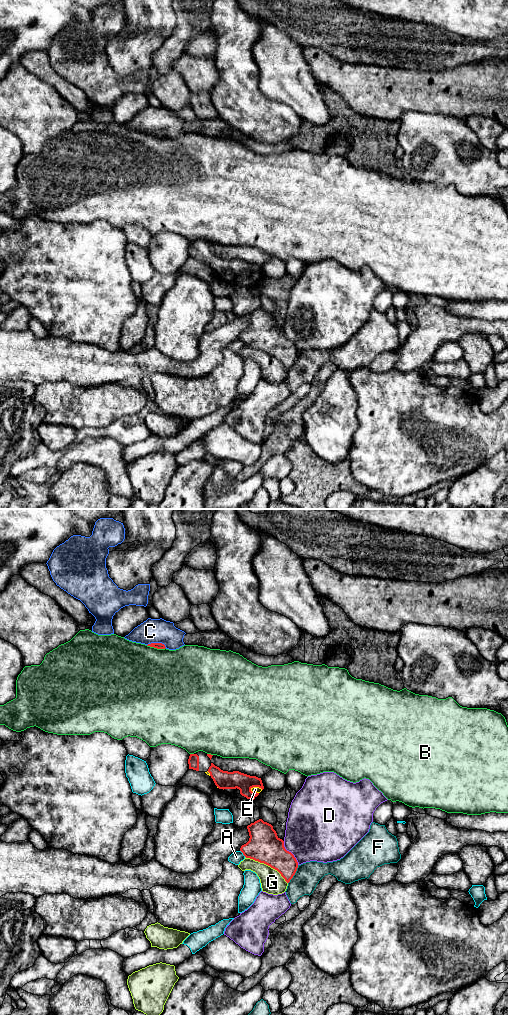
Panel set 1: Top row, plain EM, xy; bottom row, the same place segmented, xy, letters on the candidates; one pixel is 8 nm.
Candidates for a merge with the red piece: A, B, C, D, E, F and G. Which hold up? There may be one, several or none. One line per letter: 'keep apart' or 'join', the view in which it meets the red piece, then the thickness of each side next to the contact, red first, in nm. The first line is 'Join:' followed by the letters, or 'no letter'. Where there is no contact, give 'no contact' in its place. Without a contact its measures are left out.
Join: E
A: keep apart; contact in xy; calibres 260 and 90 nm
B: keep apart; contact in xy; calibres 50 and 480 nm
C: keep apart; contact in xy; calibres 50 and 190 nm
D: keep apart; contact in xy; calibres 260 and 460 nm
E: join; contact in xy; calibres 140 and 50 nm
F: keep apart; contact in xy; calibres 220 and 200 nm
G: keep apart; contact in xy; calibres 260 and 180 nm

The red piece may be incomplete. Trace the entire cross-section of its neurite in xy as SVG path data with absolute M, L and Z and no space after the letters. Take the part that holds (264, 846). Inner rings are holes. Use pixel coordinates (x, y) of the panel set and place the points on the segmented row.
M262 819L247 826L249 841L240 851L246 858L264 863L277 870L287 883L295 875L298 862L284 847L284 841L277 836L273 826Z

